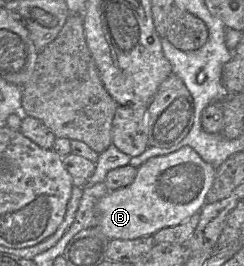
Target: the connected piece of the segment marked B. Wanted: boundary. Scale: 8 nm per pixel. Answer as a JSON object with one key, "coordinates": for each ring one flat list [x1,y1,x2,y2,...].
{"coordinates":[[189,146,168,155,153,157,137,168,130,185,109,191,98,200,95,207,96,227,110,240,132,240,177,226,204,207,215,174,216,168,202,160]]}

